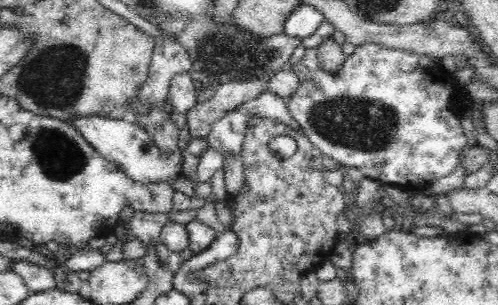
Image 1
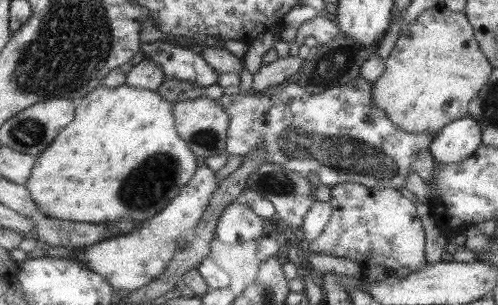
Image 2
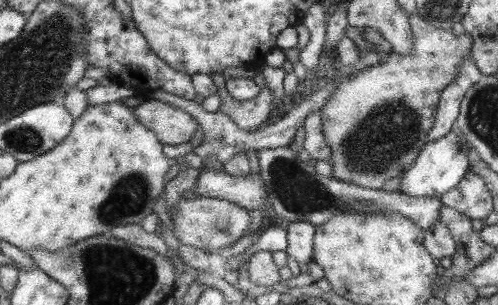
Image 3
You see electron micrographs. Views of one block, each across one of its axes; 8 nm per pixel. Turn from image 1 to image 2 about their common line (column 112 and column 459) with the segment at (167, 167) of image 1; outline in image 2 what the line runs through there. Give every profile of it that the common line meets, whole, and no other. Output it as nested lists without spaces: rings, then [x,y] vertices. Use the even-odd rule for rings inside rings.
[[[465,116],[455,122],[449,122],[449,126],[441,126],[441,130],[433,134],[433,142],[427,150],[433,156],[433,160],[439,164],[459,164],[461,160],[473,156],[479,150],[479,146],[481,146],[481,124]]]

